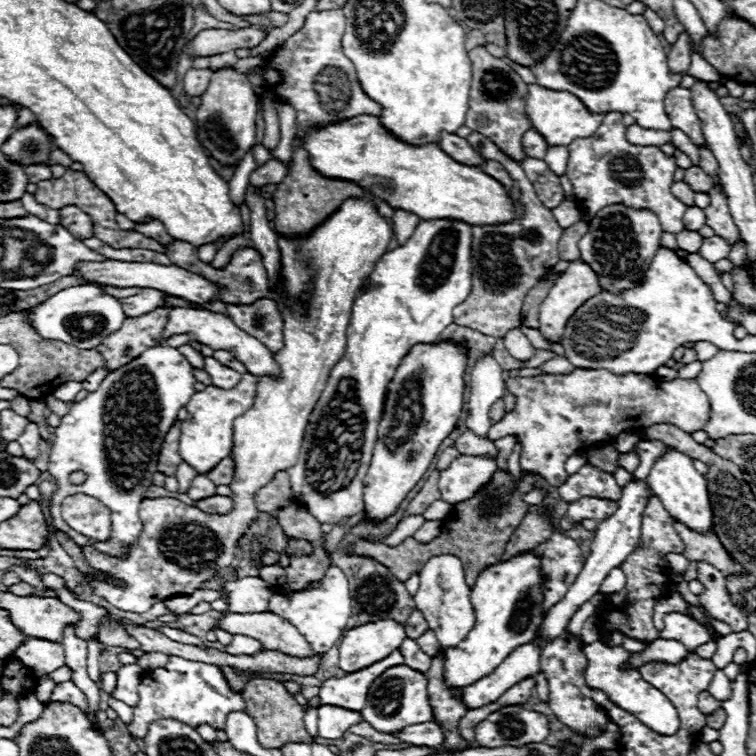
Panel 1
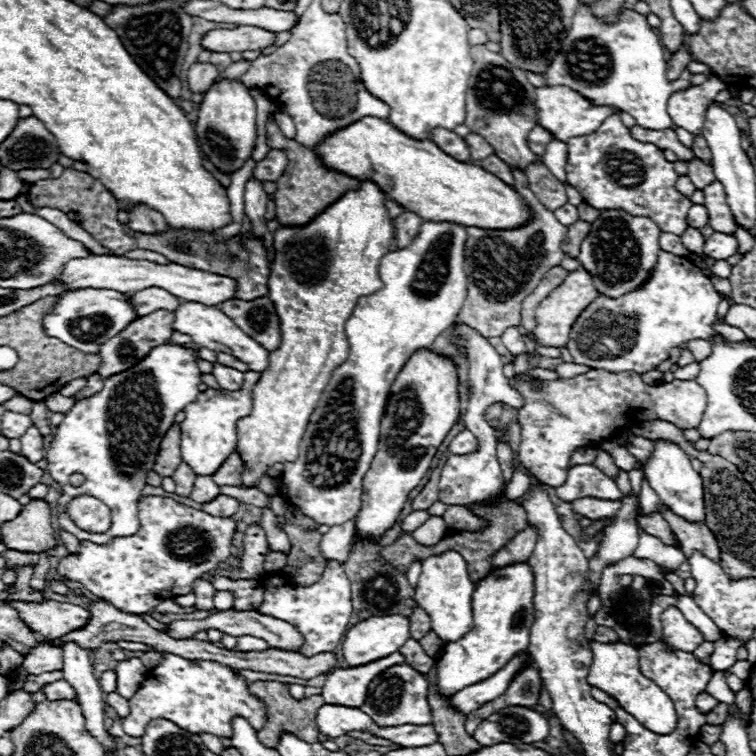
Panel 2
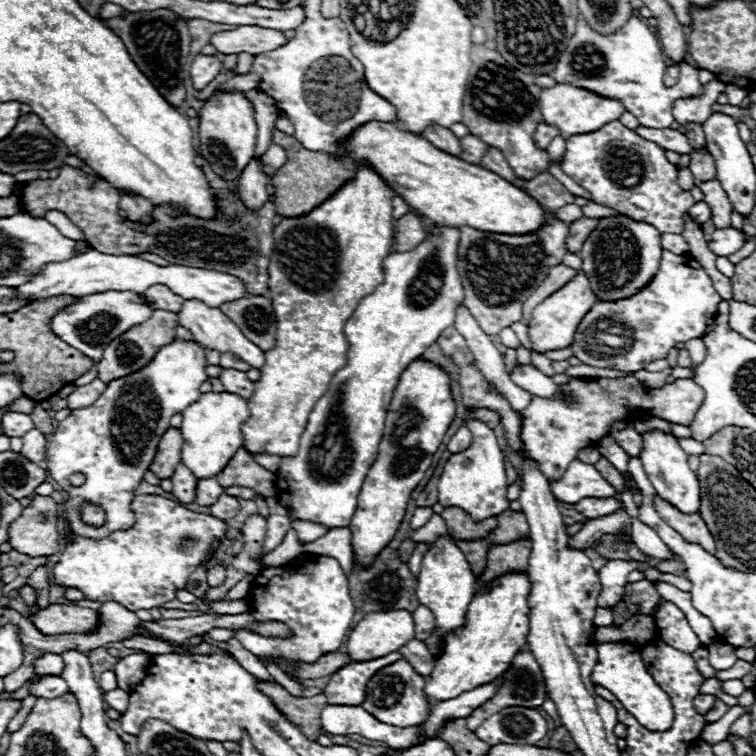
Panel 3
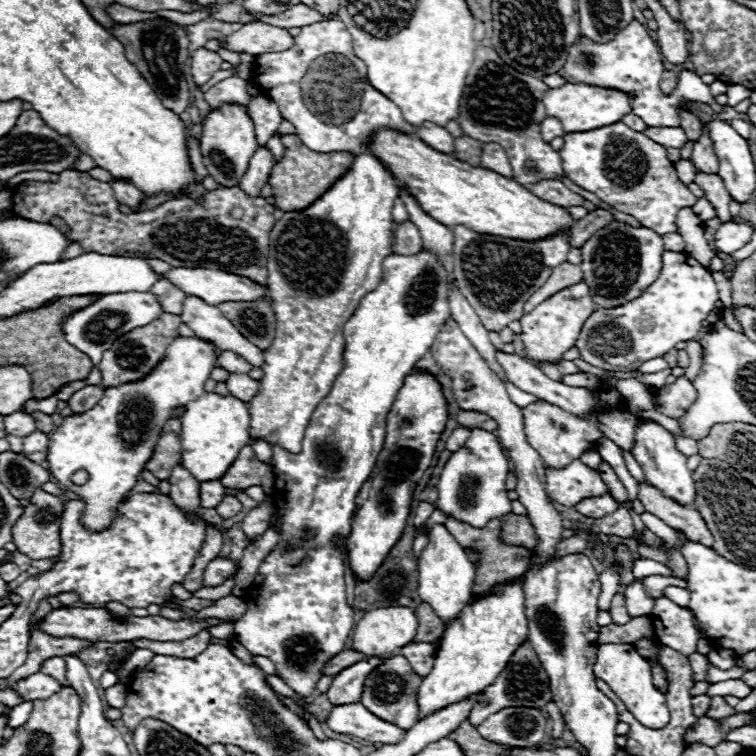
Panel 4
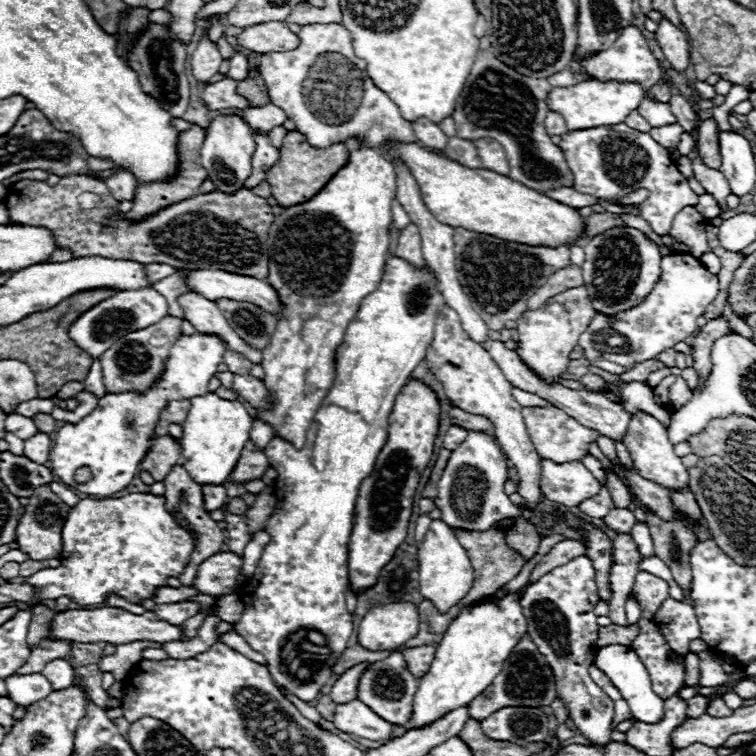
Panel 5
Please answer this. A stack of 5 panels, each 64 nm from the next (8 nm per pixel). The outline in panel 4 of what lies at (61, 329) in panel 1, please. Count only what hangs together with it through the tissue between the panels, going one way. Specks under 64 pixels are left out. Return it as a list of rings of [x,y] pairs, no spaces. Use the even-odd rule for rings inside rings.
[[[114,292],[114,294],[102,294],[98,296],[88,308],[72,312],[72,316],[64,316],[62,320],[62,332],[64,338],[80,348],[80,352],[88,354],[92,360],[92,366],[96,368],[102,360],[102,352],[112,346],[112,342],[122,336],[124,332],[130,332],[132,328],[144,326],[158,318],[162,312],[158,300],[150,292]]]

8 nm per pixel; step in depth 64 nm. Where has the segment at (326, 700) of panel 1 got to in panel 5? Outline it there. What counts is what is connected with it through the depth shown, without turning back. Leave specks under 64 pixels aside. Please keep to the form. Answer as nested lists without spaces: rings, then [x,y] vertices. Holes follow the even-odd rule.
[[[356,664],[348,672],[340,674],[340,678],[334,682],[334,686],[332,686],[332,690],[330,690],[328,696],[336,704],[346,704],[346,702],[356,700],[358,698],[358,680],[368,670],[368,666],[370,664]]]

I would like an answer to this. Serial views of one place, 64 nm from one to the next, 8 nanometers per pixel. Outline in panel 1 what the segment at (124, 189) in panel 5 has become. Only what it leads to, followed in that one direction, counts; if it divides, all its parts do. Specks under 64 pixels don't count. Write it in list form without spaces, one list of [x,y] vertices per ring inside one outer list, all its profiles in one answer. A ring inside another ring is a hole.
[[[150,220],[150,222],[146,222],[146,224],[136,224],[134,230],[140,232],[140,234],[144,234],[144,236],[148,236],[148,238],[152,238],[152,240],[156,240],[156,242],[160,242],[160,244],[164,244],[164,246],[172,244],[170,234],[166,232],[164,224],[158,222],[158,220]]]

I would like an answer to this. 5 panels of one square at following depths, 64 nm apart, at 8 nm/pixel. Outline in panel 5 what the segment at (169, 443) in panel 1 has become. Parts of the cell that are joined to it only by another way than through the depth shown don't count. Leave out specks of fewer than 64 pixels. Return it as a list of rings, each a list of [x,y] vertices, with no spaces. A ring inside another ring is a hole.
[[[160,436],[156,438],[156,442],[152,442],[152,448],[142,462],[142,470],[150,472],[152,478],[160,482],[180,462],[180,456],[182,456],[180,444],[172,436]]]

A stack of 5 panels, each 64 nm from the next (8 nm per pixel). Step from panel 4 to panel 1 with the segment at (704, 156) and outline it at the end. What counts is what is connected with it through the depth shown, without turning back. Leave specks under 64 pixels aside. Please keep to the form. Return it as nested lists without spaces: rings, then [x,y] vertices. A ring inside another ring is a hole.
[[[692,166],[692,168],[686,170],[684,182],[686,182],[694,192],[704,192],[704,194],[706,194],[706,192],[712,188],[710,176],[708,176],[702,168],[698,168],[698,166]]]

